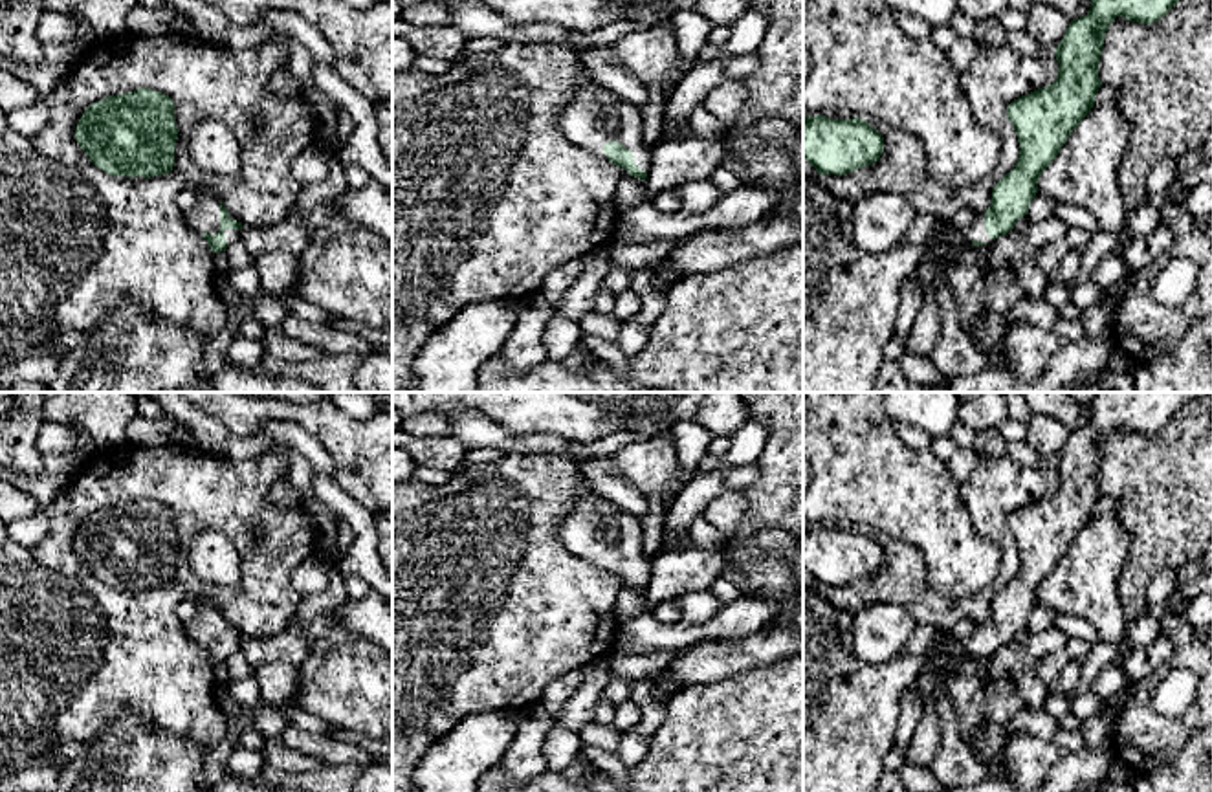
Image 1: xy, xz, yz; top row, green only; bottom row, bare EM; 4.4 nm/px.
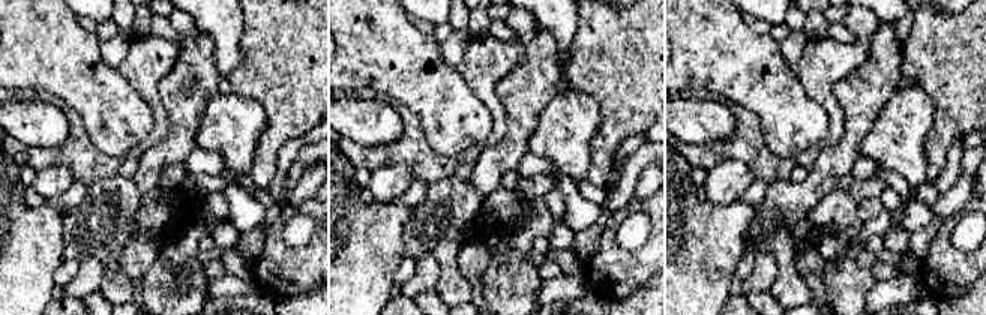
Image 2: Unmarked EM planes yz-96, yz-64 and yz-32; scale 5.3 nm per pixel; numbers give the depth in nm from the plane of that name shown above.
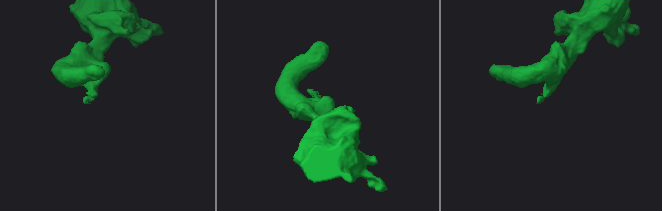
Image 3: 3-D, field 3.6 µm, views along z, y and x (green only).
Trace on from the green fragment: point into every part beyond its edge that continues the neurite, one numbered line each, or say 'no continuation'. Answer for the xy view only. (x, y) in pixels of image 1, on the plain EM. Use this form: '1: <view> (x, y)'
1: xy (206, 627)

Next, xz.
1: xz (594, 527)

